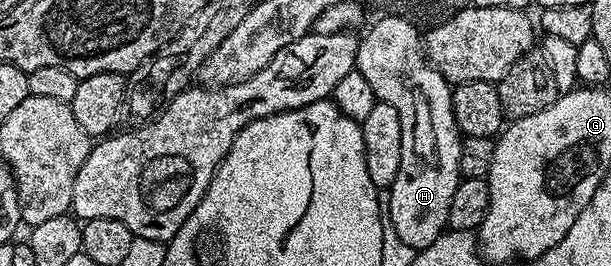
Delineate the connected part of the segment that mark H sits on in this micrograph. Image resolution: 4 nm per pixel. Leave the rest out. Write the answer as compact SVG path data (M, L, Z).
M381 16L381 21L369 24L359 38L356 67L370 82L377 101L390 103L402 119L402 163L398 167L398 179L394 179L390 193L390 207L386 214L387 224L397 233L398 239L414 250L425 249L448 229L450 199L458 191L460 175L460 146L462 134L456 126L452 106L453 86L438 72L426 56L426 45L417 26L406 19Z

